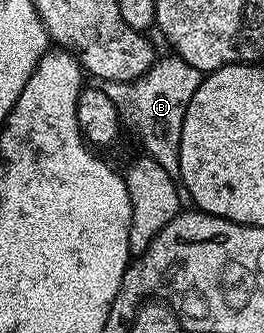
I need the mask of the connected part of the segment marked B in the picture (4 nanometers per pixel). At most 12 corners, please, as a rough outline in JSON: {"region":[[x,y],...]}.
{"region":[[175,55],[132,82],[97,80],[147,156],[177,176],[204,75]]}

